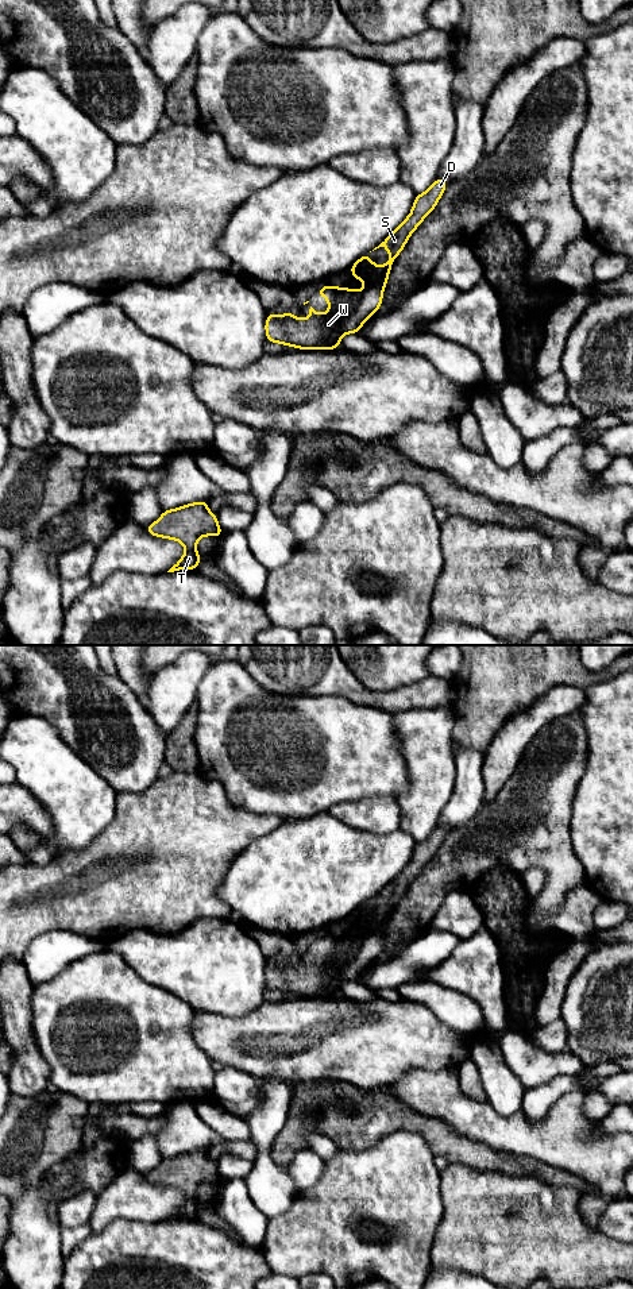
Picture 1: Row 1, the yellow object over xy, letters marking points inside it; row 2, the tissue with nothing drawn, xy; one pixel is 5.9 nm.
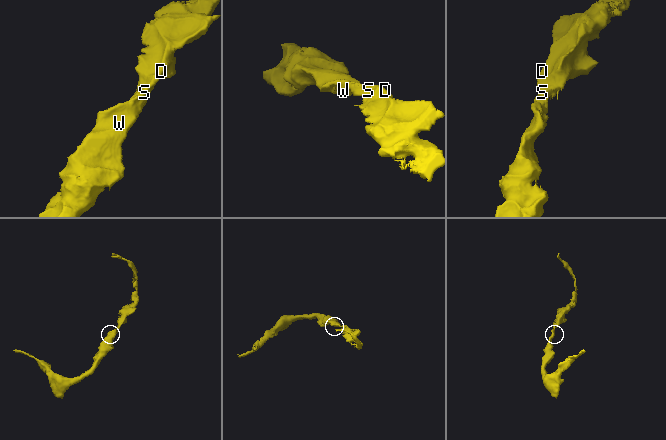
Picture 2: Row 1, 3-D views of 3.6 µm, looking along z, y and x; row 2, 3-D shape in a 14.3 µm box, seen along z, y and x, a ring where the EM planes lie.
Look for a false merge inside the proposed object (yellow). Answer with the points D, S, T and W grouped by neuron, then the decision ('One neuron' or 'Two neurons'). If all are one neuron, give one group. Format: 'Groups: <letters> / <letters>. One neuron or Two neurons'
Groups: D S T W. One neuron

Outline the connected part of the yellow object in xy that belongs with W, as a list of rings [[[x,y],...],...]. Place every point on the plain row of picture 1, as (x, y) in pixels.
[[[436,826],[428,838],[416,842],[409,864],[374,896],[385,895],[390,900],[389,908],[382,915],[370,908],[370,900],[350,915],[354,926],[368,931],[366,935],[348,938],[347,933],[333,935],[327,931],[317,937],[316,942],[328,946],[331,958],[319,962],[310,954],[309,966],[294,965],[293,958],[283,964],[267,961],[266,989],[298,997],[336,997],[340,996],[340,987],[346,981],[358,981],[364,969],[382,954],[382,942],[395,906],[416,876],[435,857],[447,833],[444,826]]]

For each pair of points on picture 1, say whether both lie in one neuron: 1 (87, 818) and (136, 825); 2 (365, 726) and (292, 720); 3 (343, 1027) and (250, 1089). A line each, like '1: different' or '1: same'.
1: different
2: same
3: different

